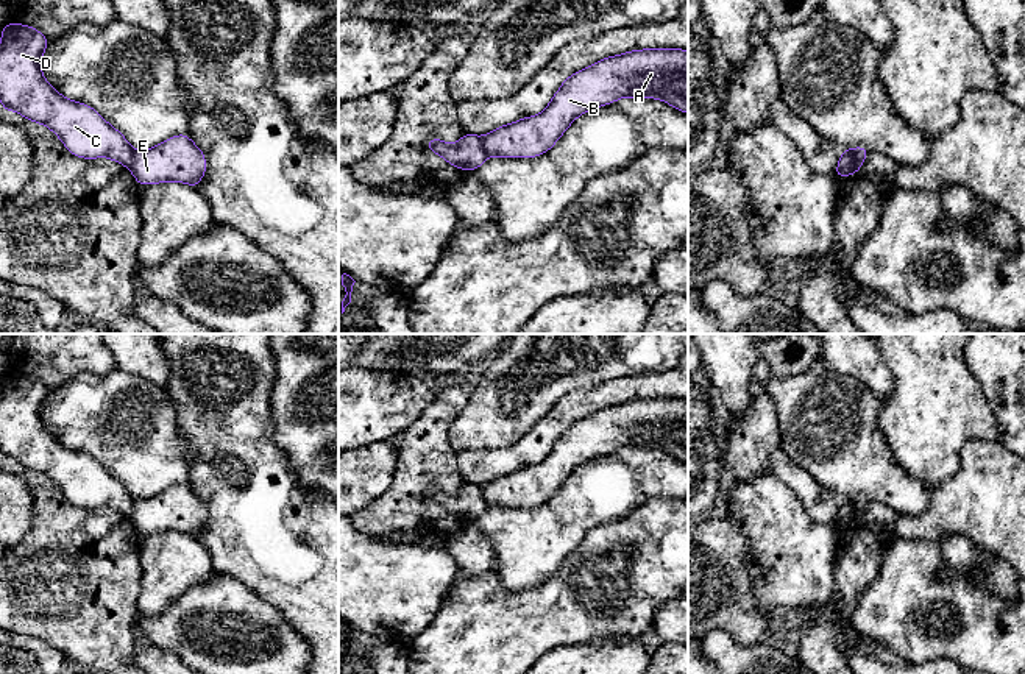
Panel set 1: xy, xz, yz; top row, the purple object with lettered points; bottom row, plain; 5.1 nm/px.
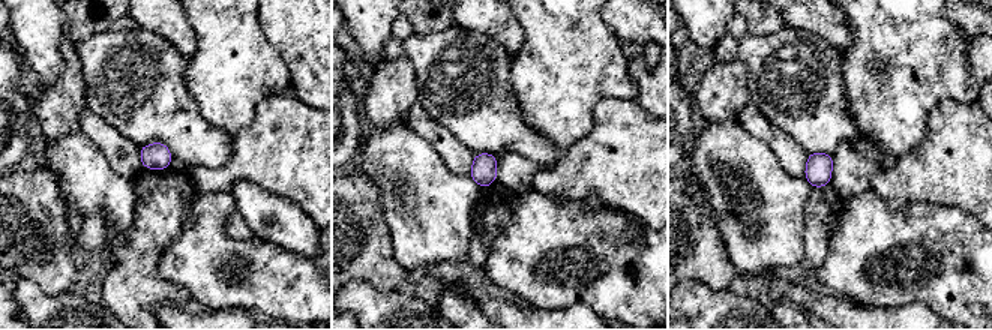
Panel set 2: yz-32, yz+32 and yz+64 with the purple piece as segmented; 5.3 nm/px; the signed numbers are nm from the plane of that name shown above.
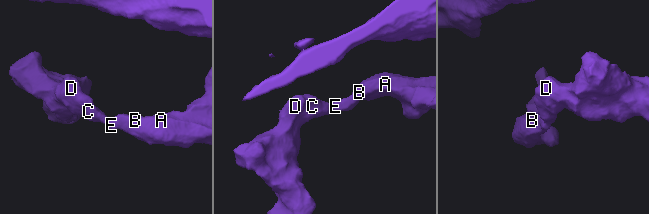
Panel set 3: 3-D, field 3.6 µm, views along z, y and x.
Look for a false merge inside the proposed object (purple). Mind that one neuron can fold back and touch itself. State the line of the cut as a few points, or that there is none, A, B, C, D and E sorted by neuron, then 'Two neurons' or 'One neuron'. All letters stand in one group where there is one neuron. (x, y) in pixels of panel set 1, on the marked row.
Split along xz (479, 138), (489, 155). Groups: A B E / C D. Two neurons

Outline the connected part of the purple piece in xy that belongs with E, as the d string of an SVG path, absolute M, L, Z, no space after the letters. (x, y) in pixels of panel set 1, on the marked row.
M176 134L153 148L134 150L129 170L139 186L179 181L198 189L206 158L187 134Z

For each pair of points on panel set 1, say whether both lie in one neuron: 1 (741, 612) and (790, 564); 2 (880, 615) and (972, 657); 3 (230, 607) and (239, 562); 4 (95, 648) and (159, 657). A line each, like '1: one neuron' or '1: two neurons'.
1: two neurons
2: one neuron
3: two neurons
4: two neurons

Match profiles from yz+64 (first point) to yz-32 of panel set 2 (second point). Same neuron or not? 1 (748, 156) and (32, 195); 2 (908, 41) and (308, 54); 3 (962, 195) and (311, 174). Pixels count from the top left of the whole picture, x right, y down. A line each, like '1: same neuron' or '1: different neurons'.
1: different neurons
2: different neurons
3: same neuron

